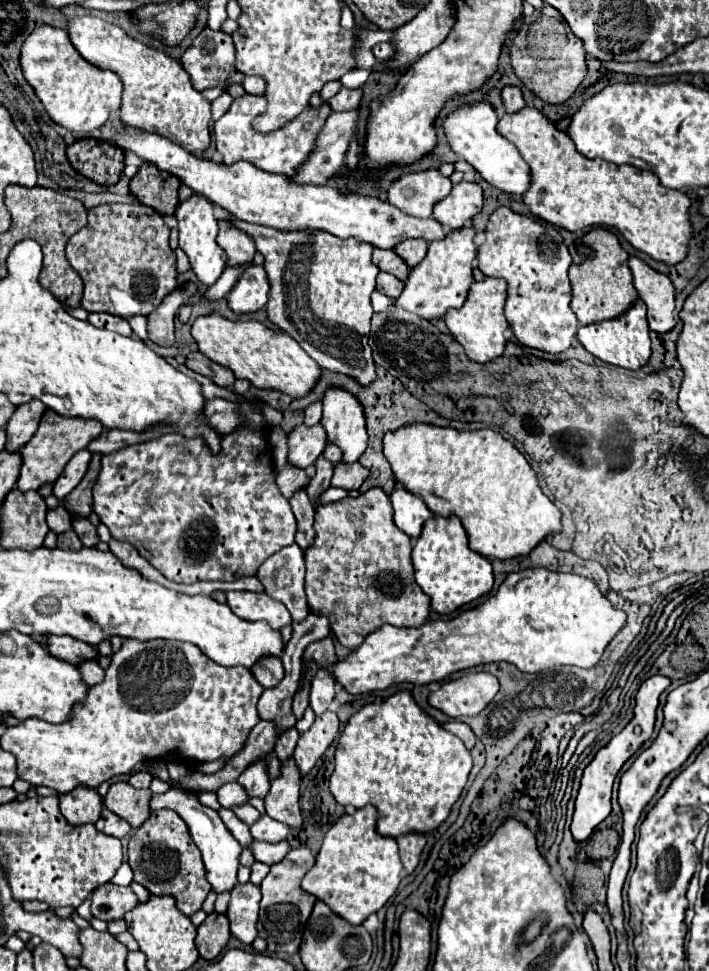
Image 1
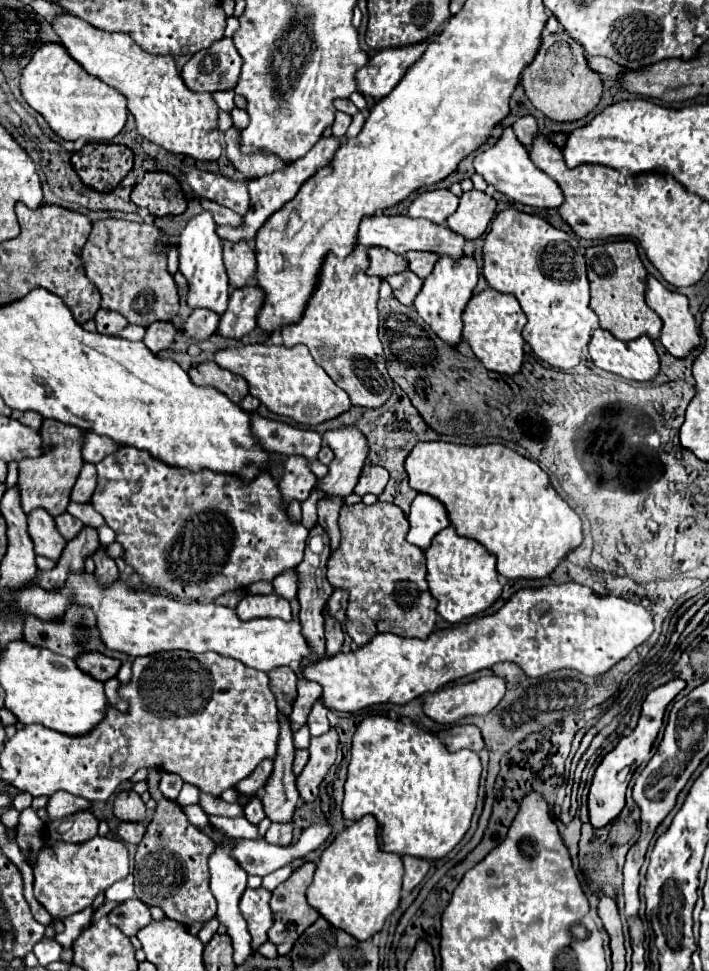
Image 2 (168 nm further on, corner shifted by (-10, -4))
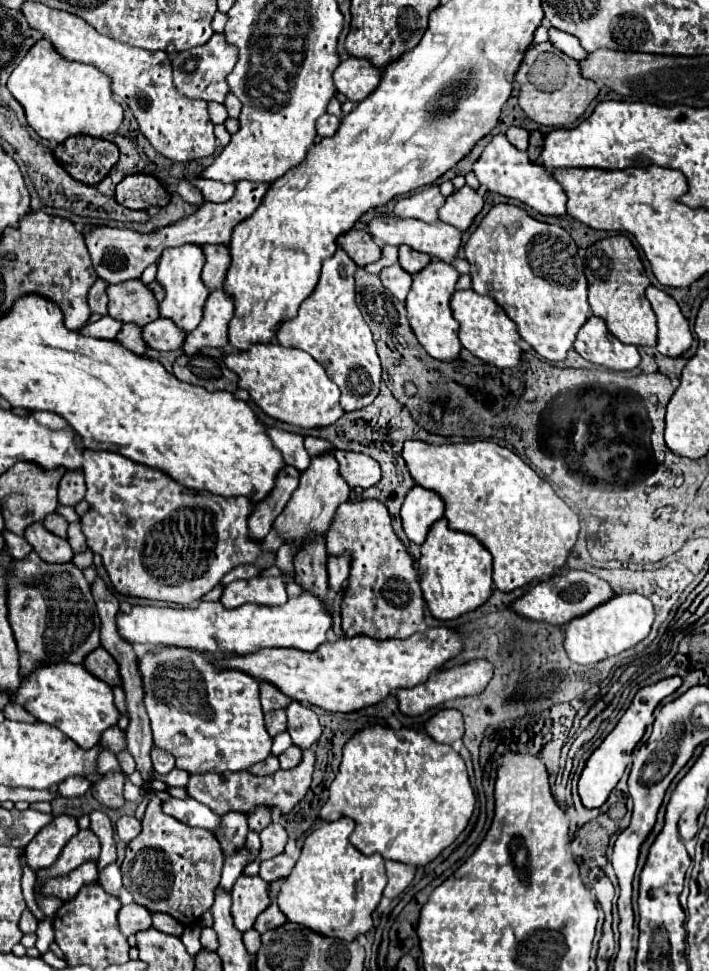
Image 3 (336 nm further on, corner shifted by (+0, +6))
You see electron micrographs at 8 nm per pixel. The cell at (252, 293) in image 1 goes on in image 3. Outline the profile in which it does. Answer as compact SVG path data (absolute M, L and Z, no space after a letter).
M224 290L210 292L204 308L204 316L194 332L190 332L182 344L186 354L196 354L202 348L222 348L228 344L228 322L234 316L232 298Z

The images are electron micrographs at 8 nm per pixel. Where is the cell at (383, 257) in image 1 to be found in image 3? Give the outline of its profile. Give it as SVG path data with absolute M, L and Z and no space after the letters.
M352 228L350 232L342 234L338 238L338 246L346 250L346 254L358 266L366 266L380 258L380 246L372 240L372 236L366 230L360 230L360 228Z

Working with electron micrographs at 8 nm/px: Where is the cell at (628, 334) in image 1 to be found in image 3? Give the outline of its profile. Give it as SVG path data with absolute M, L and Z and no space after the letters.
M590 316L580 328L574 342L574 350L584 360L618 372L634 370L640 364L638 348L622 344L618 338L614 338L608 332L604 320L598 316Z

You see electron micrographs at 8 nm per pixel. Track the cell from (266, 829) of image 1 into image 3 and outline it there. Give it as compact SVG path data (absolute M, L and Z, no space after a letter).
M270 824L268 828L264 828L260 832L260 840L262 840L260 858L266 860L266 858L274 858L274 856L284 852L288 836L286 836L286 830L280 824Z

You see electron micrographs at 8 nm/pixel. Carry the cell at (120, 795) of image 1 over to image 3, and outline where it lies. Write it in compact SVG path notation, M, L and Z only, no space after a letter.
M106 772L100 780L96 780L92 784L92 796L108 808L120 808L124 804L122 788L124 788L124 774Z

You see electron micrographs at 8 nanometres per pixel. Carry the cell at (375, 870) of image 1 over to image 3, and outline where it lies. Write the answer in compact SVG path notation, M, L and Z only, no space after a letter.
M340 818L336 822L324 822L306 836L302 854L286 876L286 882L280 886L276 898L280 912L288 922L348 942L372 928L372 912L376 910L386 886L384 858L378 854L364 856L358 852L348 840L352 830L354 822Z

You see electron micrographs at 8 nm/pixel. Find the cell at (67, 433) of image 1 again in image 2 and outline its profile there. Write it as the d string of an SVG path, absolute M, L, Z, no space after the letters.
M44 420L40 428L42 436L42 456L40 458L24 458L20 460L20 498L22 498L22 510L28 514L34 508L46 508L52 516L58 516L66 512L66 506L70 502L70 490L80 474L80 468L84 464L82 460L82 444L84 444L84 432L76 426L68 426L56 420Z

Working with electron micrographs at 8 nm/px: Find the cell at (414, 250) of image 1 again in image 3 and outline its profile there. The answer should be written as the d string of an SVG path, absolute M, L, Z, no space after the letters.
M400 246L400 256L398 256L398 262L400 266L408 272L408 274L418 274L422 268L426 268L430 264L430 256L428 254L422 254L422 252L416 252L408 246Z

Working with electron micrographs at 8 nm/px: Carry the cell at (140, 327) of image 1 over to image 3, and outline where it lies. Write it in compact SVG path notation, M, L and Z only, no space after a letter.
M102 316L96 322L88 322L80 330L80 334L82 336L94 336L94 338L100 338L100 340L114 340L116 334L120 332L120 328L122 328L122 322L118 322L110 316Z

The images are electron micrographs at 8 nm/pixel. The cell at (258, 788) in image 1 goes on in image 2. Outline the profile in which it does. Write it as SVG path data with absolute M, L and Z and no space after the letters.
M252 796L250 800L248 800L248 806L244 806L244 814L246 814L246 818L252 822L252 824L258 824L262 818L264 818L264 806L262 806L262 802L260 802L260 796Z

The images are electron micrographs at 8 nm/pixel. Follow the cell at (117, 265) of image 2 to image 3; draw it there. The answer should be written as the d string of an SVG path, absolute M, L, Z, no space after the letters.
M138 278L136 280L128 280L128 282L122 282L122 284L112 284L108 286L108 316L122 322L122 324L136 324L136 326L146 326L150 324L152 320L158 318L158 302L154 300L152 292L148 290L148 286L144 286Z

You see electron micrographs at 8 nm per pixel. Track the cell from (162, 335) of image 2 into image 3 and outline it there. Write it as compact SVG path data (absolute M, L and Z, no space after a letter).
M124 324L120 328L116 340L122 346L130 348L130 352L134 352L136 356L144 356L144 352L146 352L146 344L142 342L142 330L138 326L134 326L134 324Z

